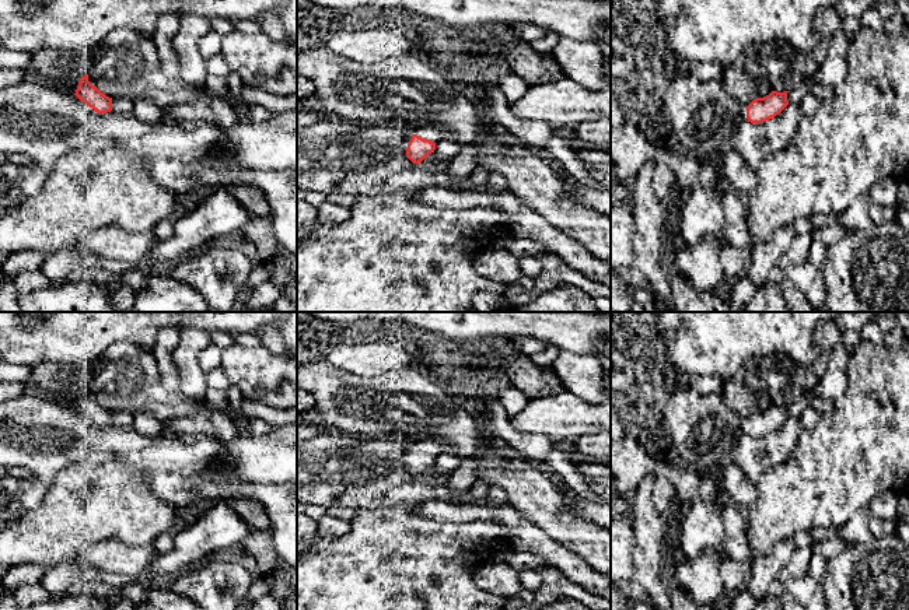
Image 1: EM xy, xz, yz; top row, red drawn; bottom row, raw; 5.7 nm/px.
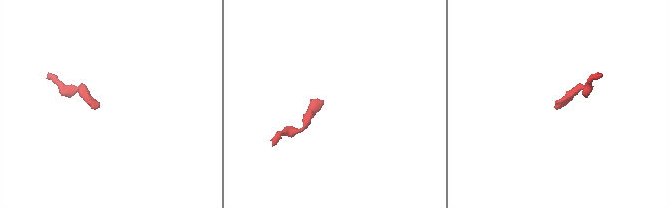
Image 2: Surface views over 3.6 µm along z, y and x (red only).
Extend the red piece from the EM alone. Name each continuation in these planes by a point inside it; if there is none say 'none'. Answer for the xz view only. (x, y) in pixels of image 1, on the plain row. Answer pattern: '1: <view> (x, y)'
1: xz (434, 448)

